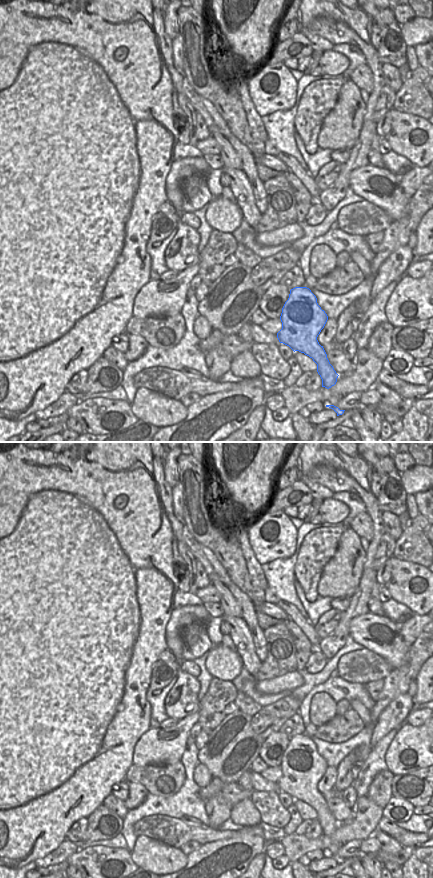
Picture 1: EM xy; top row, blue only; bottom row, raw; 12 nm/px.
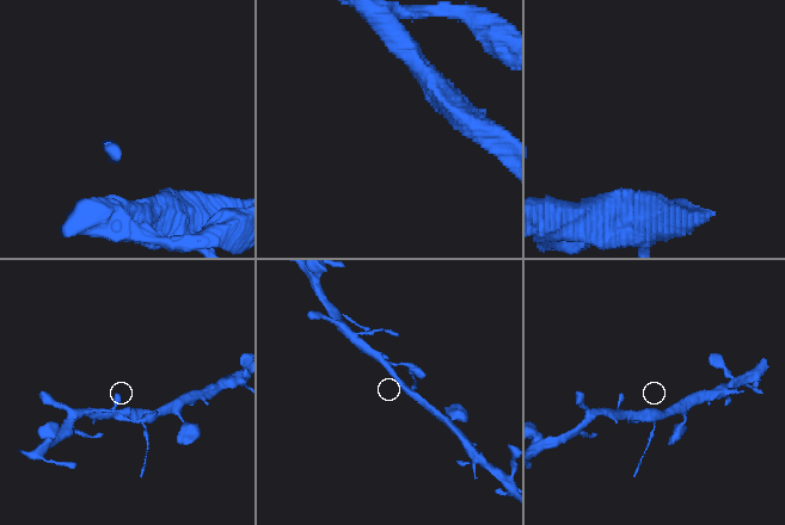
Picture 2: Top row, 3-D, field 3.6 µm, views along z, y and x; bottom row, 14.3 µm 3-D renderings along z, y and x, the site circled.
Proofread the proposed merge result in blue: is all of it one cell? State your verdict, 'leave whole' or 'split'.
split

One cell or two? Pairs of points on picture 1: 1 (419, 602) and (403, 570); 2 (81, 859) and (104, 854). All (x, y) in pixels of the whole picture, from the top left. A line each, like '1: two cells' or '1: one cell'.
1: one cell
2: one cell

